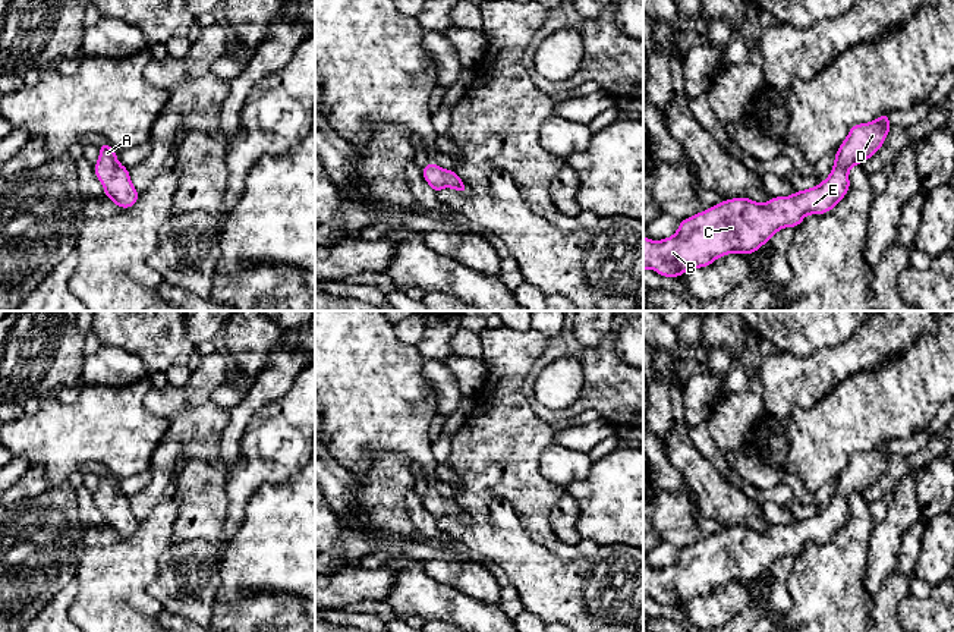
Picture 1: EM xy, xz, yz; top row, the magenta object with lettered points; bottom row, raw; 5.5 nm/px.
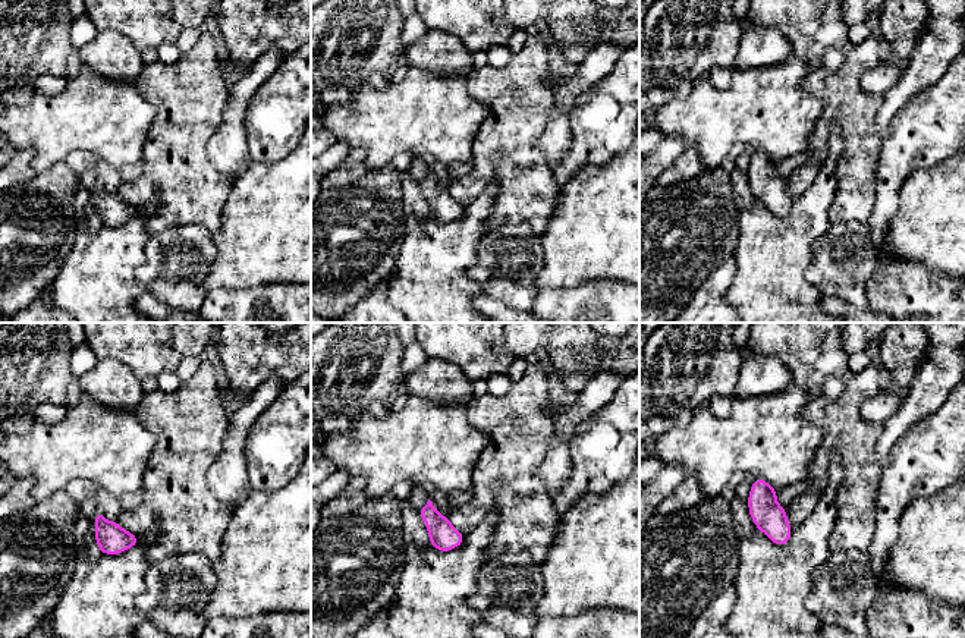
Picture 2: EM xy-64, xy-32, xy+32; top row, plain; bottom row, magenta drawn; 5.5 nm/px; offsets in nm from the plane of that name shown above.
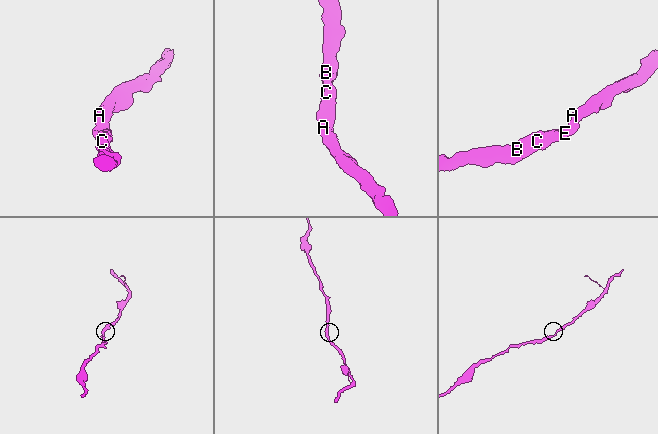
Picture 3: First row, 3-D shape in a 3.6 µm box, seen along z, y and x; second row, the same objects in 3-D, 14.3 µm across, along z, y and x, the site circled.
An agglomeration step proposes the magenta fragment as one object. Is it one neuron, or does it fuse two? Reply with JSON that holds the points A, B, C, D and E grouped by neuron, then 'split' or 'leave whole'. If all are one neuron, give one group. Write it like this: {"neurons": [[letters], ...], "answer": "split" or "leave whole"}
{"neurons": [["A", "B", "C", "D", "E"]], "answer": "leave whole"}

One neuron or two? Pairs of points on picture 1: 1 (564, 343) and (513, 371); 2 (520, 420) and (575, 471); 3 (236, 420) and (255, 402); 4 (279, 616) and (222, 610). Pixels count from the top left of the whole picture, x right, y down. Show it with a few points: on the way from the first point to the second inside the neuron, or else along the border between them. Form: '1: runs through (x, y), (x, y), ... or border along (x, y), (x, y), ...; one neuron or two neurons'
1: border along (548, 337), (544, 352), (520, 386); two neurons
2: border along (554, 442), (540, 459), (540, 471), (548, 481); two neurons
3: runs through (241, 415), (251, 405); one neuron
4: runs through (264, 616), (236, 616); one neuron

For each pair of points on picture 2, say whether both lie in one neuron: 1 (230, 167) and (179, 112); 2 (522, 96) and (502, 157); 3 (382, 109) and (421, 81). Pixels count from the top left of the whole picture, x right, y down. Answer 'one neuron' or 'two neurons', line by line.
1: two neurons
2: one neuron
3: one neuron

